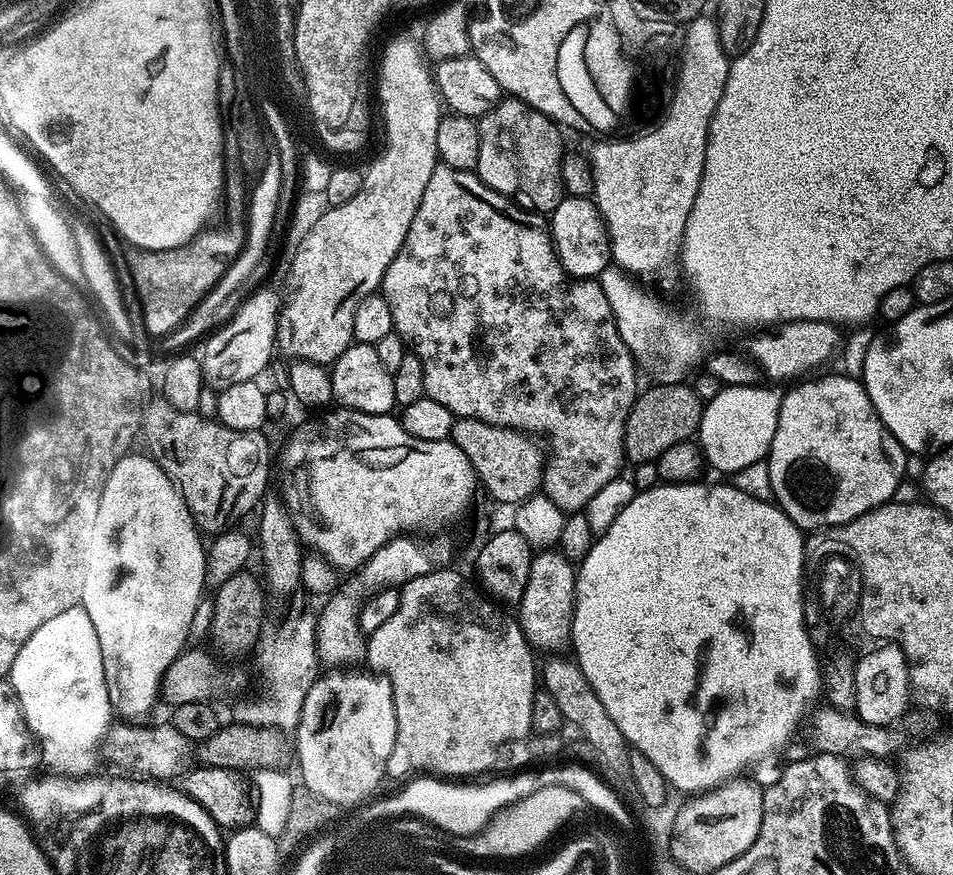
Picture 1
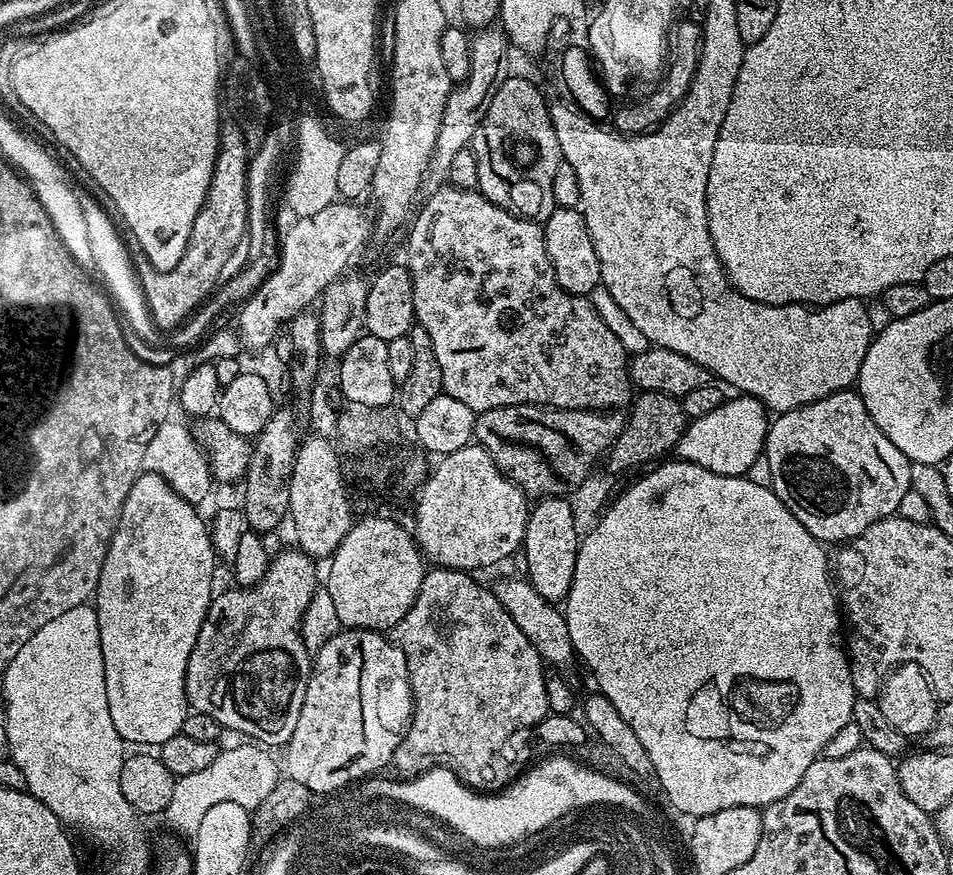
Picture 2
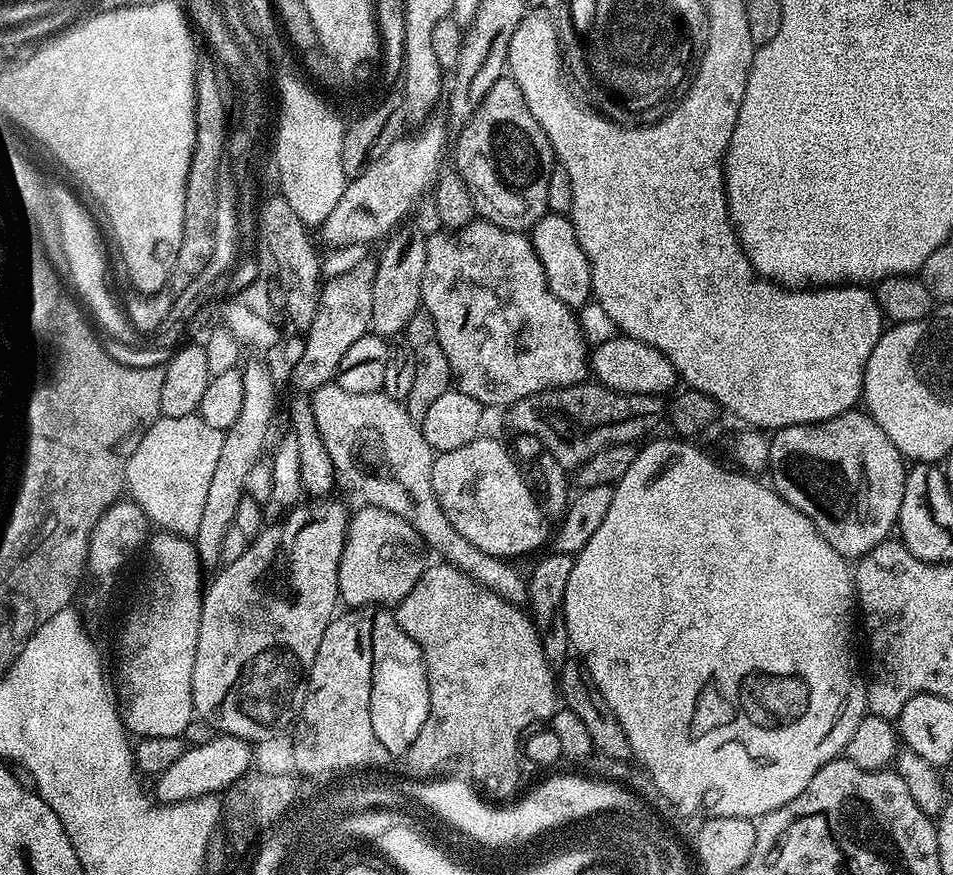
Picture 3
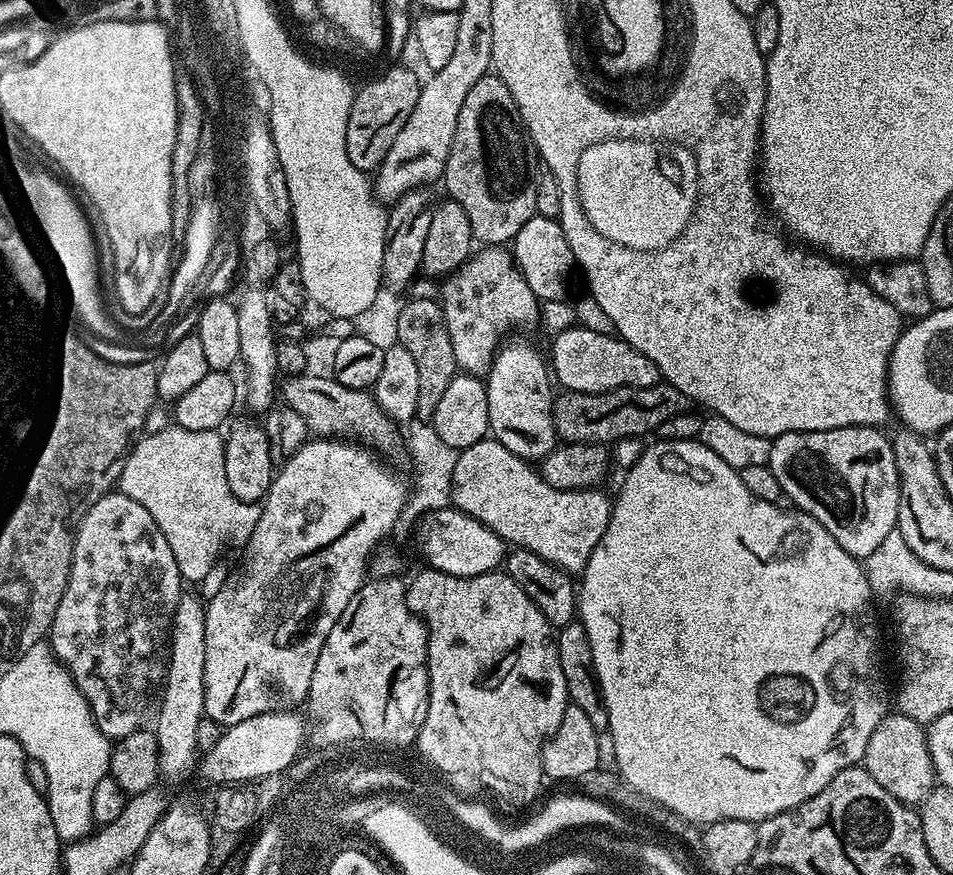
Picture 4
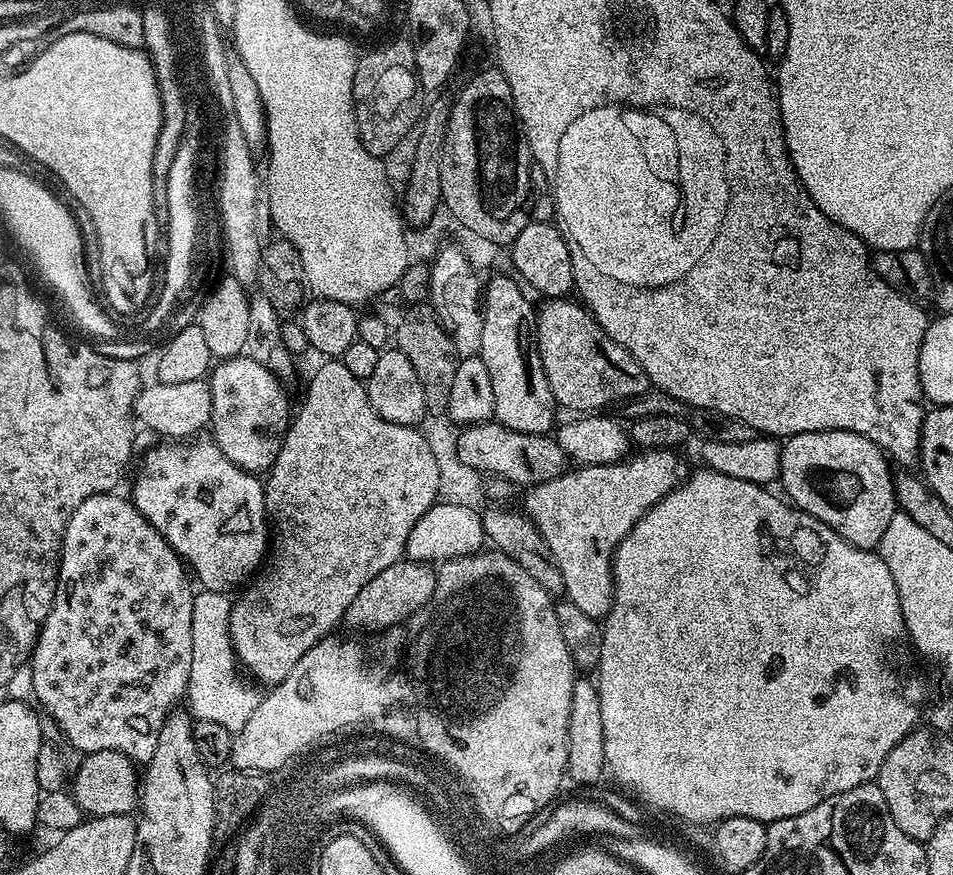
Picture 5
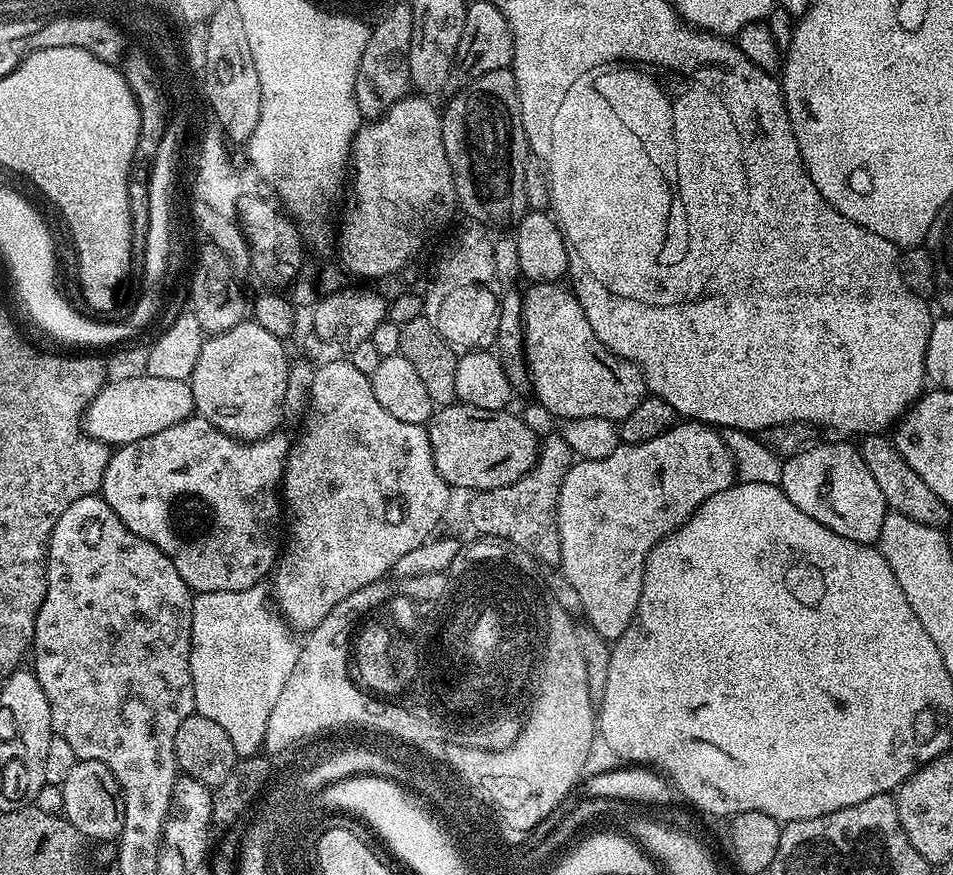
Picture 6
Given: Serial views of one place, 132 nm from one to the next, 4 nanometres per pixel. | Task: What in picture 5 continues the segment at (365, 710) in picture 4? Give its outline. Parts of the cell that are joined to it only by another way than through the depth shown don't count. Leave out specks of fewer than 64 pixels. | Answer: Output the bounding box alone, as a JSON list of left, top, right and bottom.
[346,558,436,629]

